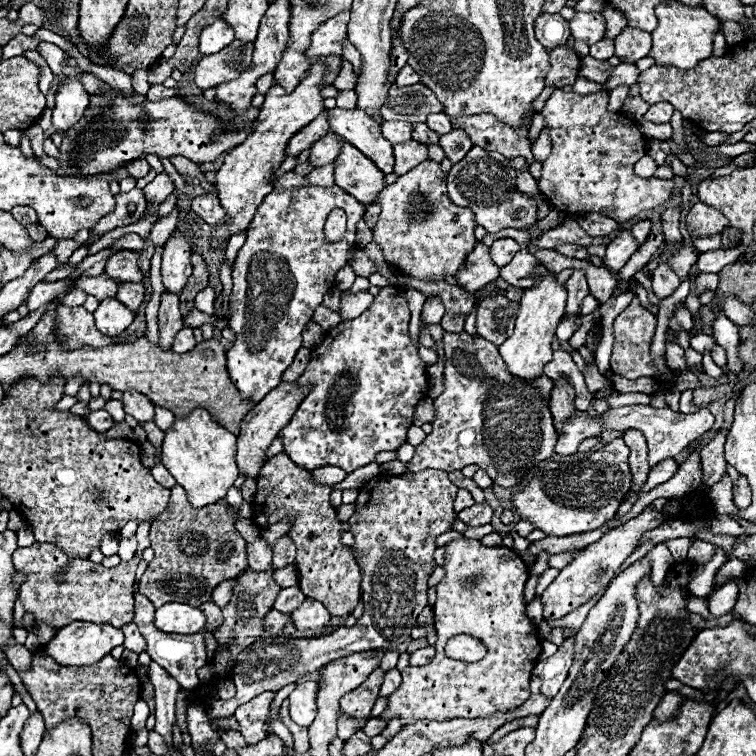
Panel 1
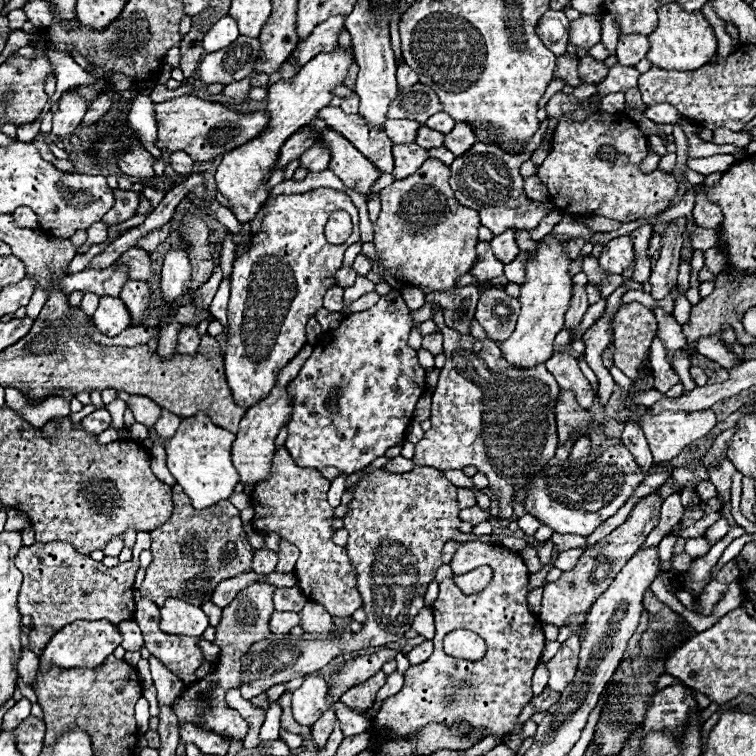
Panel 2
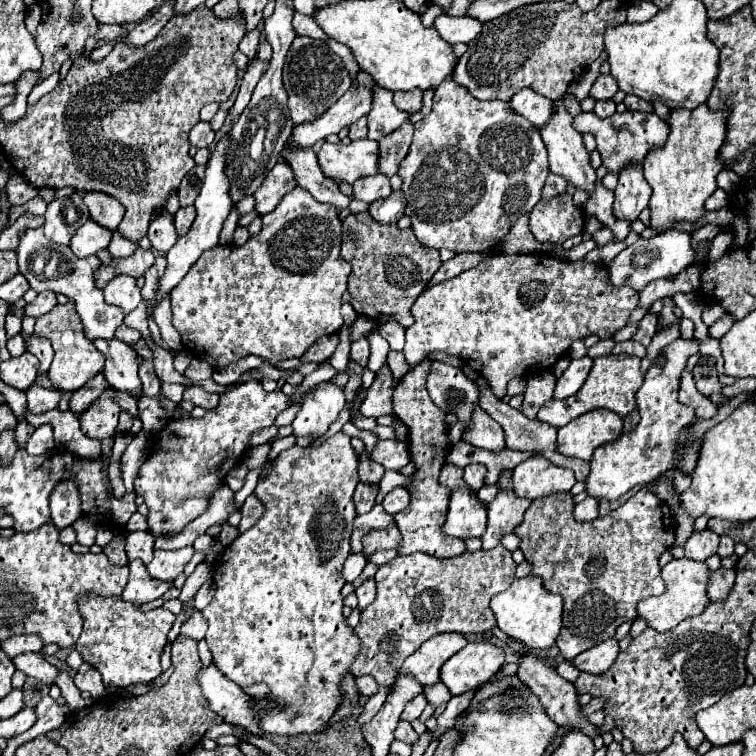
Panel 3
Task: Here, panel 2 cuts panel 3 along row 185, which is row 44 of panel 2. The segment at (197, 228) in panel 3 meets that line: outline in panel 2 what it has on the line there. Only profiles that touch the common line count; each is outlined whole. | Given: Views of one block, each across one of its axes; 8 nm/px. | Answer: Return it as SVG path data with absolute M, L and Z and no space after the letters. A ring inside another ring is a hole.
M230 16L220 18L204 36L204 50L206 52L216 52L226 48L228 44L232 44L238 38L238 26L236 20Z

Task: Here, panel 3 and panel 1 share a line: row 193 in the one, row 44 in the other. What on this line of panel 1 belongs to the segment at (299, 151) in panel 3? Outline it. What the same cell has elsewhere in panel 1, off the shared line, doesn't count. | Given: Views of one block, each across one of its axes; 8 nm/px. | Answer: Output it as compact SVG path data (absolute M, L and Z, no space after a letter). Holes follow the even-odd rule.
M342 12L328 22L324 22L314 34L308 50L304 52L306 58L314 56L340 56L342 54L342 42L346 38L346 26L350 20L350 12Z

